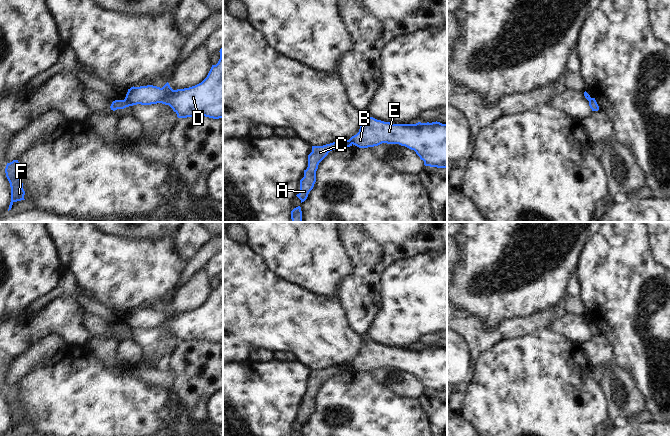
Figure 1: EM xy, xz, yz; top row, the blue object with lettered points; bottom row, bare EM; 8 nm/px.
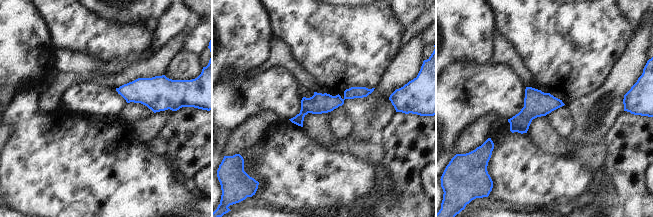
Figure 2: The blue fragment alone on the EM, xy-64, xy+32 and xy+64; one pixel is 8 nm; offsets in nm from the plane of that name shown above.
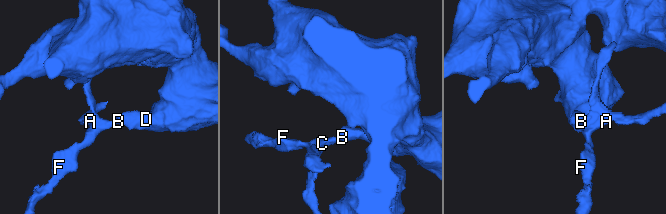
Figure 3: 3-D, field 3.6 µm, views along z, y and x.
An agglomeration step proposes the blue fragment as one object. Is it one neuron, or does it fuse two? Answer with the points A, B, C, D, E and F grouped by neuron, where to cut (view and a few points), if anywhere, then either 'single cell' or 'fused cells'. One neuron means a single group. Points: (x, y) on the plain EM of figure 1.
A C F / B D E; cut in xy along (124, 323), (131, 329); fused cells

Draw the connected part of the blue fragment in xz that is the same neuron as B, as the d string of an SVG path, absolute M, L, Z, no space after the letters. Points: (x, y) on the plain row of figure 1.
M369 340L362 344L359 356L352 360L349 365L359 372L374 371L382 367L399 368L414 374L424 385L425 390L447 392L447 348L437 345L432 347L392 348Z

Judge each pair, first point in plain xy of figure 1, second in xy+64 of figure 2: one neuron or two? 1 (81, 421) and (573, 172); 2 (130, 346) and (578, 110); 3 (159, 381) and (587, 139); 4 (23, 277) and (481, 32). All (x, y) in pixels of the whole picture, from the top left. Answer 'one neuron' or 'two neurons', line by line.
1: one neuron
2: two neurons
3: two neurons
4: one neuron

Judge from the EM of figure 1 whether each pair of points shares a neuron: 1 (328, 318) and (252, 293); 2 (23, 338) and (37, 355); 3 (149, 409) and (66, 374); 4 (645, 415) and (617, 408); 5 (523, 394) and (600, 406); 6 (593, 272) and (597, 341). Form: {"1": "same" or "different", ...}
{"1": "same", "2": "different", "3": "same", "4": "different", "5": "same", "6": "different"}

